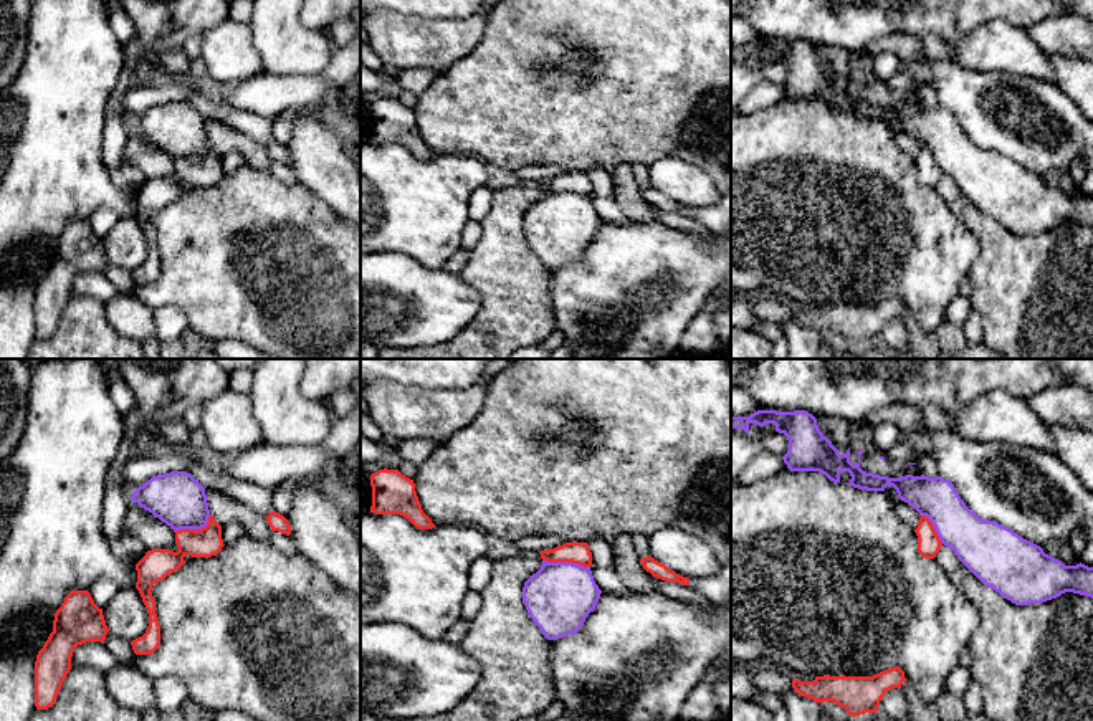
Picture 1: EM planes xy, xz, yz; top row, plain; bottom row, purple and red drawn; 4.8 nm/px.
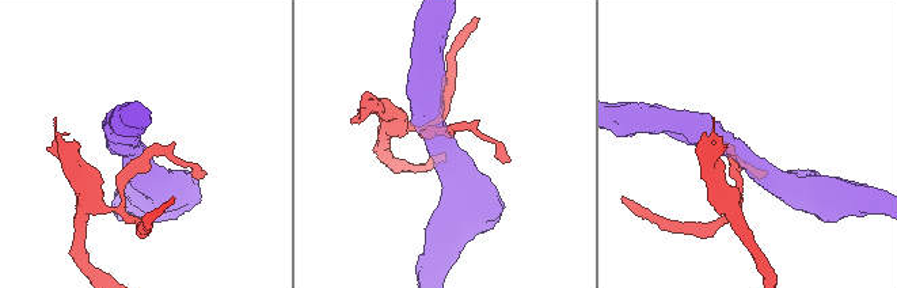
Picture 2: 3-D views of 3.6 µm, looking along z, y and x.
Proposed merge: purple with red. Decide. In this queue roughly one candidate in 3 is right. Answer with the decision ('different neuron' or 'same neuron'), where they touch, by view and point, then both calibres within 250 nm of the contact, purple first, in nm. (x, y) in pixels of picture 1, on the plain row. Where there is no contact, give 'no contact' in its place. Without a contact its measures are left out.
different neuron; contact xz (566, 192); calibres 320 and 110 nm

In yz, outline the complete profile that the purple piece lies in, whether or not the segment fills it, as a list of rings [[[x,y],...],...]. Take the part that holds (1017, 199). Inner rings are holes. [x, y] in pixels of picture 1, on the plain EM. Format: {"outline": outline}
{"outline": [[[757,40],[749,46],[731,46],[731,58],[739,58],[739,60],[744,60],[746,63],[749,63],[751,53],[756,53],[759,56],[764,56],[766,53],[774,53],[776,61],[784,63],[787,66],[789,79],[782,86],[782,89],[790,101],[819,101],[833,112],[840,112],[840,103],[848,101],[852,109],[845,114],[850,114],[858,119],[866,119],[866,121],[885,121],[888,114],[893,116],[901,131],[913,136],[921,146],[926,146],[933,152],[941,172],[951,177],[957,185],[957,189],[984,215],[994,218],[1012,233],[1015,235],[1042,233],[1042,232],[1057,228],[1065,222],[1073,222],[1073,223],[1080,223],[1093,228],[1093,197],[1088,197],[1081,192],[1076,195],[1065,195],[1062,190],[1045,184],[1040,175],[1024,169],[1012,159],[999,152],[979,147],[974,141],[971,141],[966,136],[966,132],[961,129],[959,122],[956,121],[954,114],[949,109],[944,109],[941,106],[929,107],[924,104],[921,106],[906,104],[901,107],[888,107],[888,106],[866,103],[860,98],[860,84],[863,83],[863,79],[858,81],[858,91],[853,94],[850,91],[850,78],[847,79],[845,84],[840,84],[838,79],[832,74],[832,71],[820,61],[817,55],[817,48],[805,40],[794,40],[794,41]]]}

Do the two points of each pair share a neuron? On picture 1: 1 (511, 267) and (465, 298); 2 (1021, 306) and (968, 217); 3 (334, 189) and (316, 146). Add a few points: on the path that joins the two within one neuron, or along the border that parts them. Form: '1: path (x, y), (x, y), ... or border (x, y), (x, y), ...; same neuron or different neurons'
1: border (457, 275), (480, 298), (480, 310), (465, 328); different neurons
2: path (1021, 283), (991, 238); same neuron
3: path (334, 179), (318, 156); same neuron

